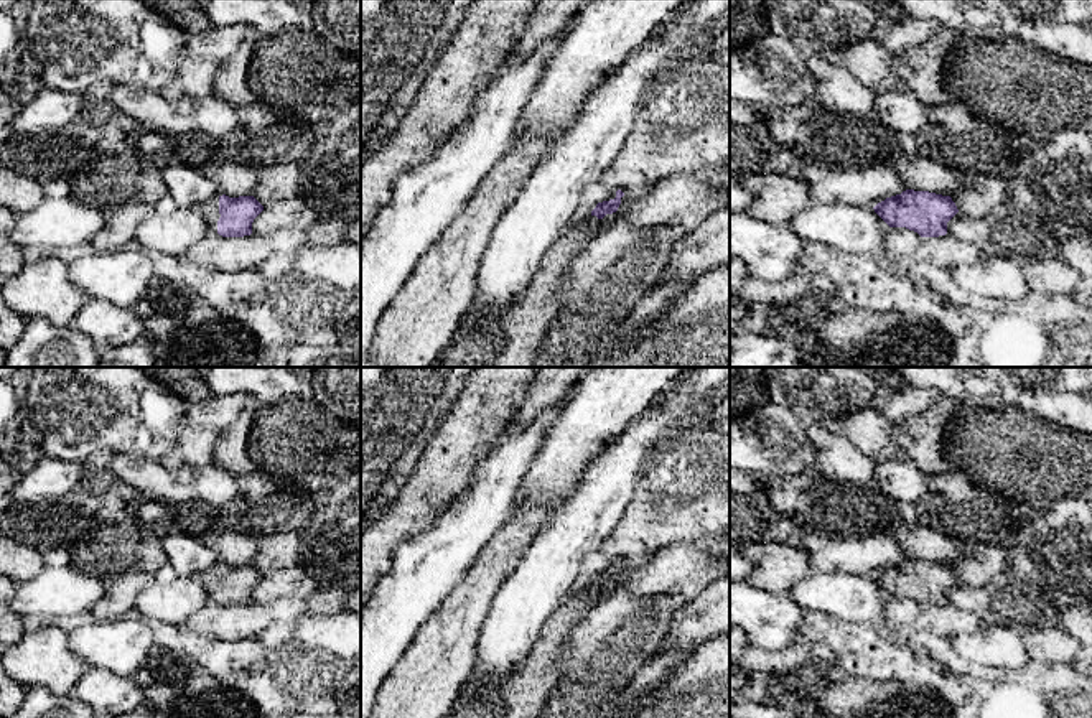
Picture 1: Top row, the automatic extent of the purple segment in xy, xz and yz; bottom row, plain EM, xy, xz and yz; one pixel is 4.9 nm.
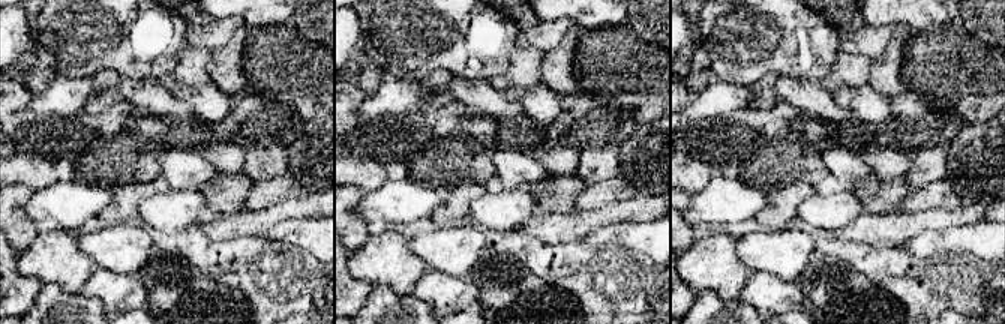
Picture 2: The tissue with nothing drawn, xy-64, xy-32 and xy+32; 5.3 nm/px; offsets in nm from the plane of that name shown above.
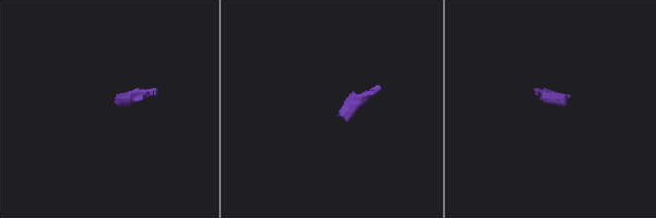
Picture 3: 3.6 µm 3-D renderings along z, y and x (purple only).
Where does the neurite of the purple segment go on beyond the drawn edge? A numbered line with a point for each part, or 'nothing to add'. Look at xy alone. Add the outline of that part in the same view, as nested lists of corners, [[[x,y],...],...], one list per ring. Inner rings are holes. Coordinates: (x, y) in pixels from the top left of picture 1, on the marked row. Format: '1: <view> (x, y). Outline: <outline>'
1: xy (210, 209). Outline: [[[216,193],[212,198],[209,198],[208,201],[201,204],[201,214],[206,221],[208,231],[212,231],[214,234],[217,234],[217,221],[221,217],[219,214],[221,196],[222,193]]]

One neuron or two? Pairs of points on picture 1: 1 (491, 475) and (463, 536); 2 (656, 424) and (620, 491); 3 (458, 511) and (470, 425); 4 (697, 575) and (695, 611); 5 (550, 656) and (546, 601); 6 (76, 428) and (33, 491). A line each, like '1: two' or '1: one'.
1: one
2: one
3: two
4: two
5: two
6: two

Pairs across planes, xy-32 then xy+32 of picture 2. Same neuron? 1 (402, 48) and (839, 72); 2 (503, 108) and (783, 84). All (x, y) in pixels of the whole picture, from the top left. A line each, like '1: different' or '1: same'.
1: different
2: same

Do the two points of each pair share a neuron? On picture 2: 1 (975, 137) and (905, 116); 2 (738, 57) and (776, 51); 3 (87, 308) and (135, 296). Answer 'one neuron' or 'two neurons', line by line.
1: one neuron
2: one neuron
3: two neurons

